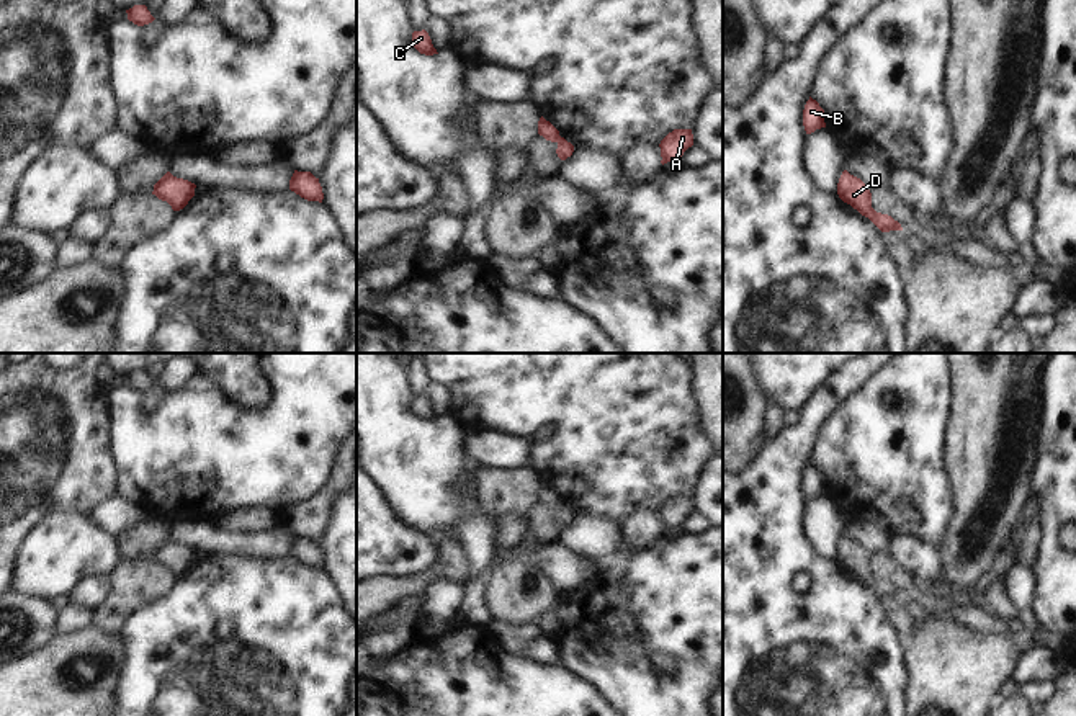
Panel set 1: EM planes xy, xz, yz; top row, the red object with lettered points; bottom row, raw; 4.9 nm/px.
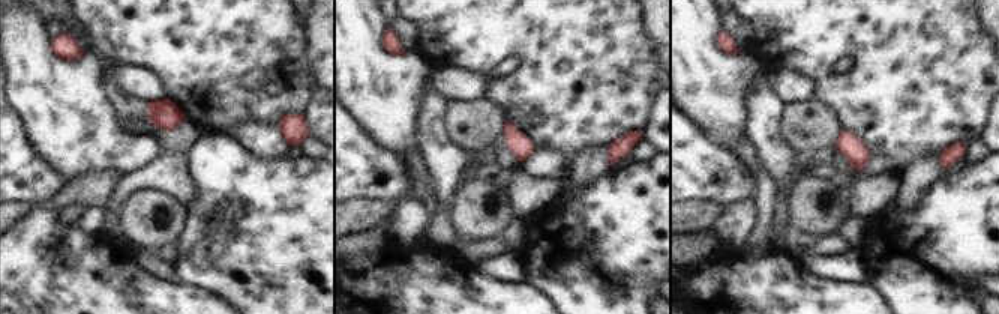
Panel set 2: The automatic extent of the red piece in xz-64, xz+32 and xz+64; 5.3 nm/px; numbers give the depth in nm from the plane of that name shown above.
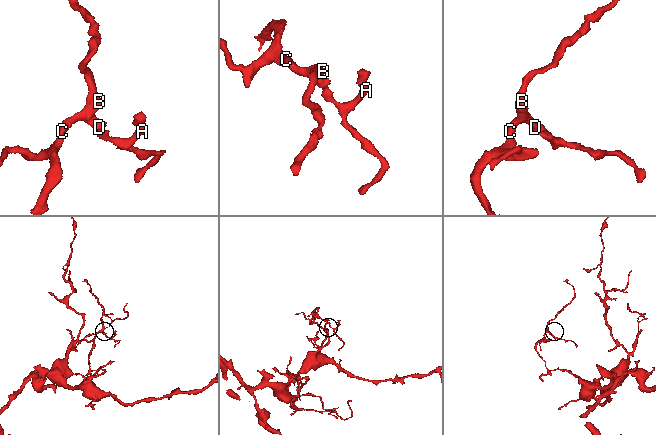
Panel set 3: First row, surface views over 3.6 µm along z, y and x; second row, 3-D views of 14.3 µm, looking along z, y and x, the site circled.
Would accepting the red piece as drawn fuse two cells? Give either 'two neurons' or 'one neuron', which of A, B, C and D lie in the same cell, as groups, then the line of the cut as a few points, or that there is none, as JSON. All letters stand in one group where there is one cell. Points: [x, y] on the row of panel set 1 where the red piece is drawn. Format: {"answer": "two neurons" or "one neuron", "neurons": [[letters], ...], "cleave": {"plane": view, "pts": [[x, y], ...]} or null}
{"answer": "one neuron", "neurons": [["A", "B", "C", "D"]], "cleave": null}

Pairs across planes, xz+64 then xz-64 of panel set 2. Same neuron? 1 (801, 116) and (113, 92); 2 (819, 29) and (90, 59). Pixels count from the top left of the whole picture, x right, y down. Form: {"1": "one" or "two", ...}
{"1": "one", "2": "two"}

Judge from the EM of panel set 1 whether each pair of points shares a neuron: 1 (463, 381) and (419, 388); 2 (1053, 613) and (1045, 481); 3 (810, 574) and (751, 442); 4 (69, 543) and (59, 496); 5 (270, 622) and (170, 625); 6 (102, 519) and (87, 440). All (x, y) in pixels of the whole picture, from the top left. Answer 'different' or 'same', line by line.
1: different
2: same
3: different
4: different
5: same
6: different

